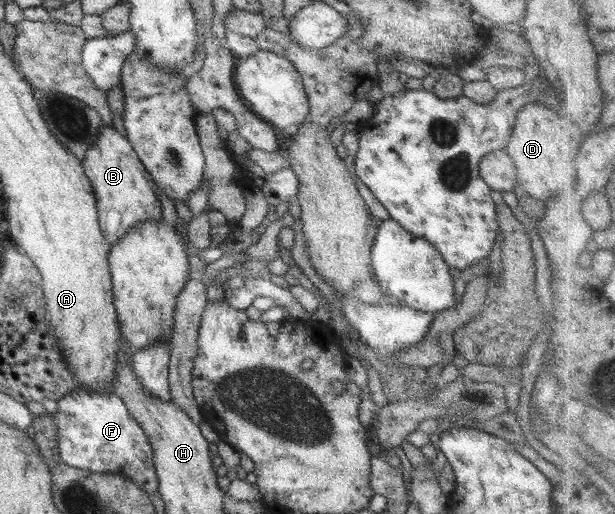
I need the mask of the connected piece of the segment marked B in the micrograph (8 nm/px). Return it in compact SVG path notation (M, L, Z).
M113 125L101 126L95 143L86 151L81 163L91 183L99 226L108 244L114 246L120 242L136 224L162 220L162 206L152 176L140 162L130 141Z

